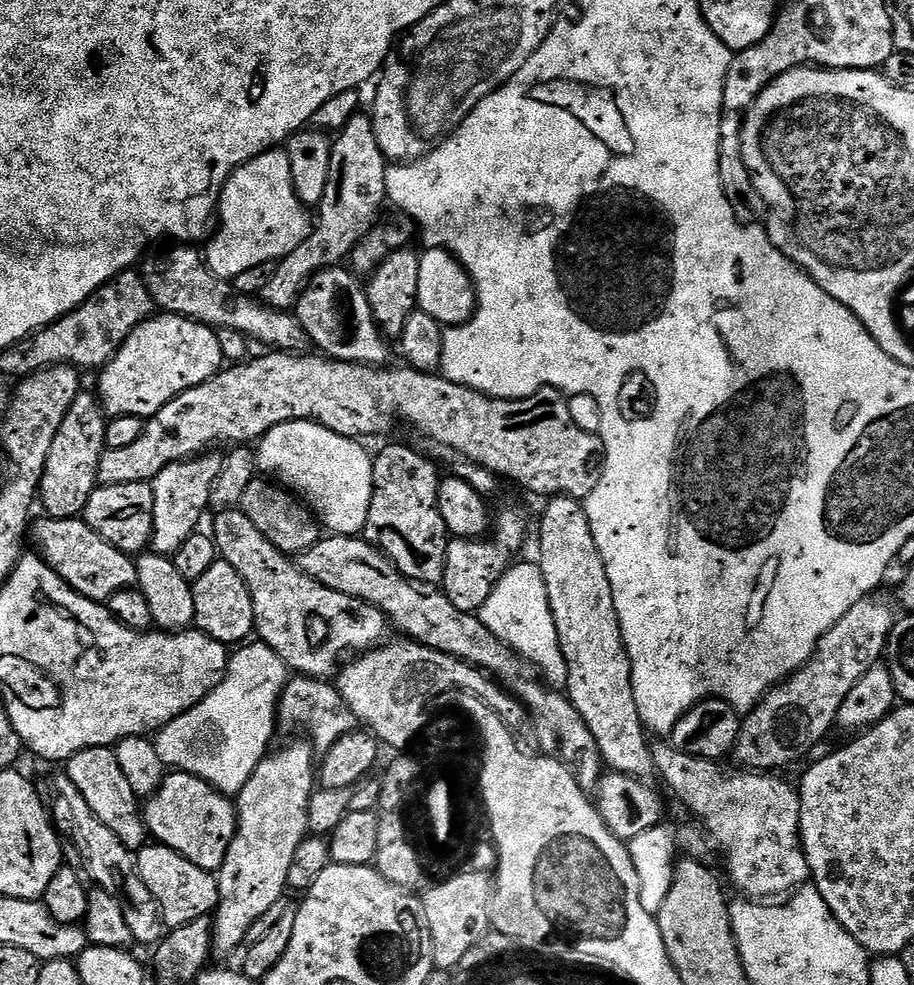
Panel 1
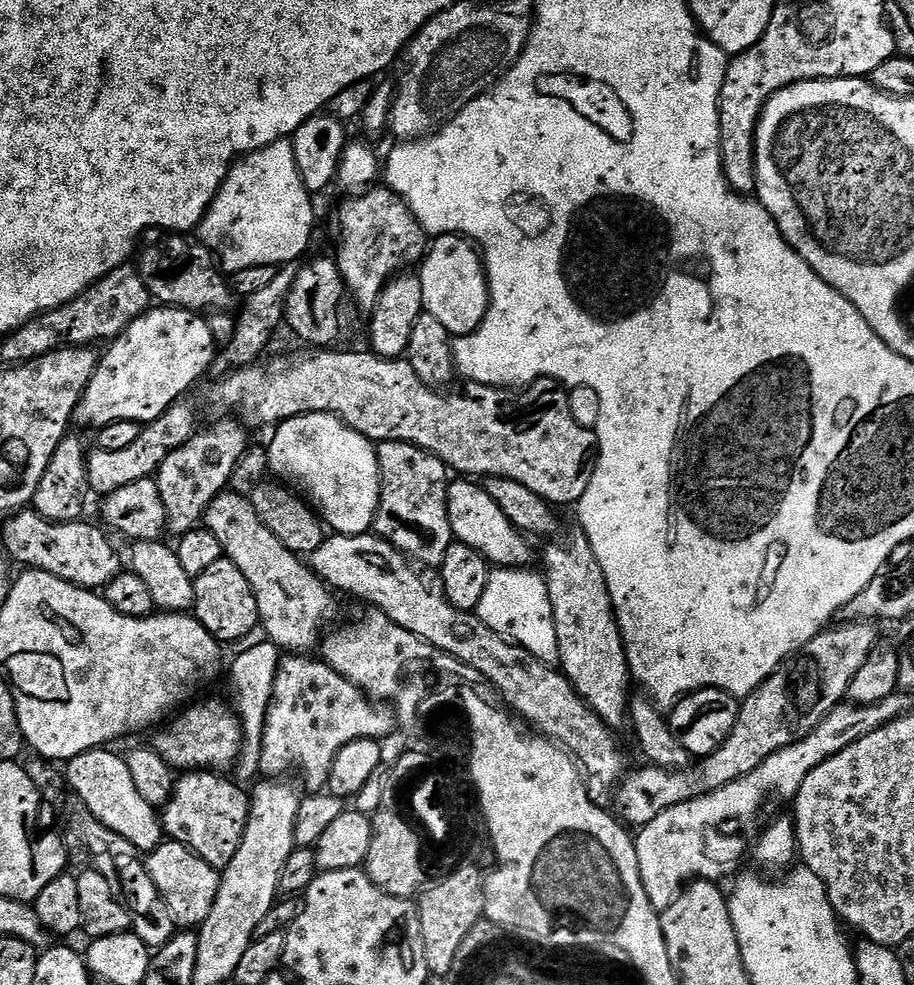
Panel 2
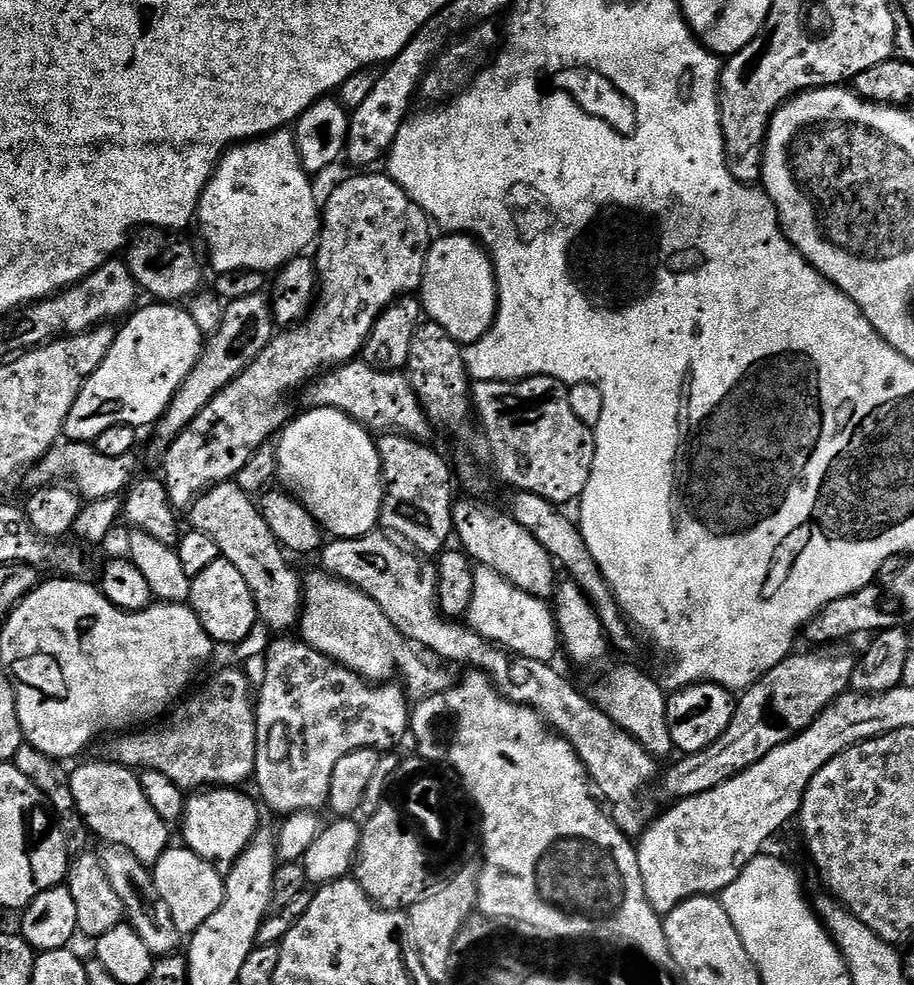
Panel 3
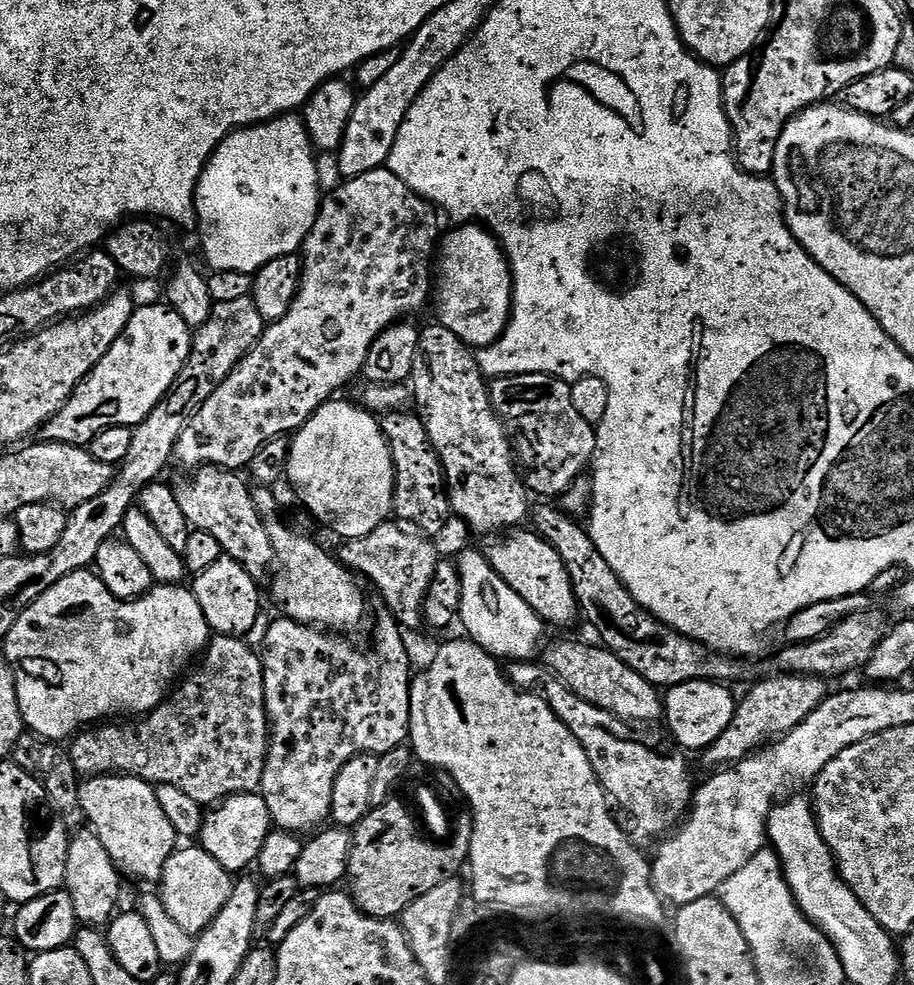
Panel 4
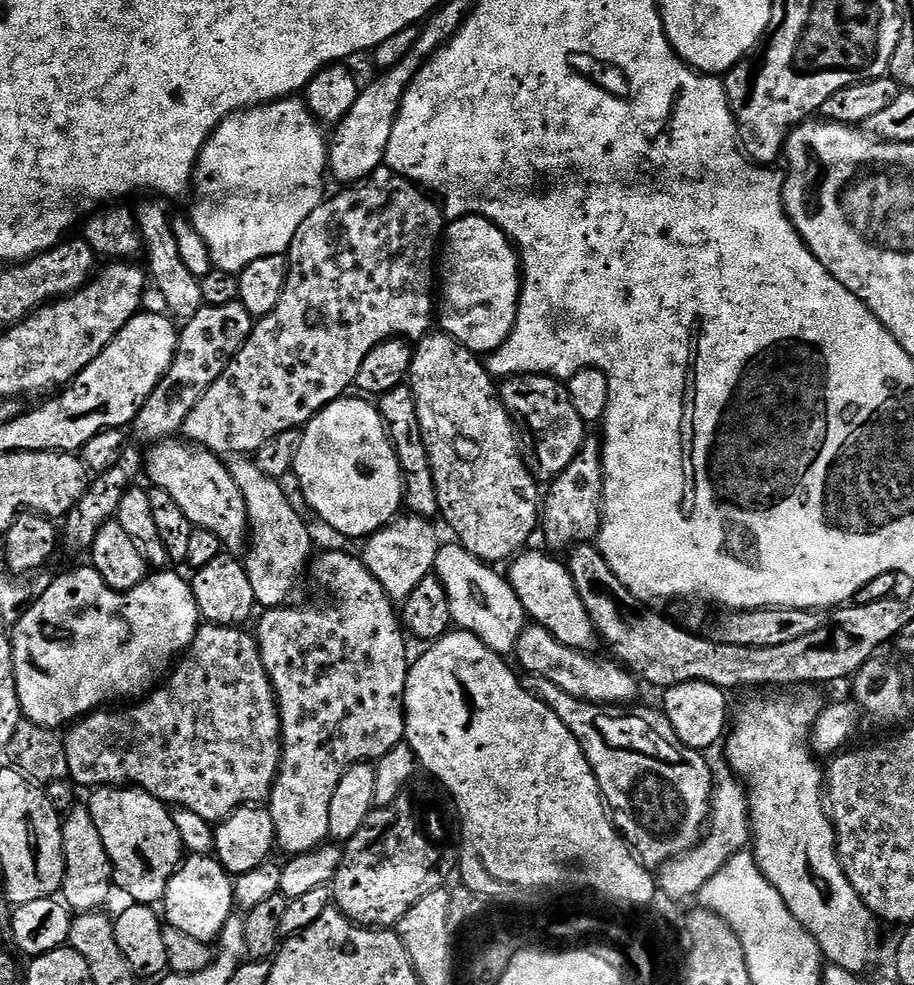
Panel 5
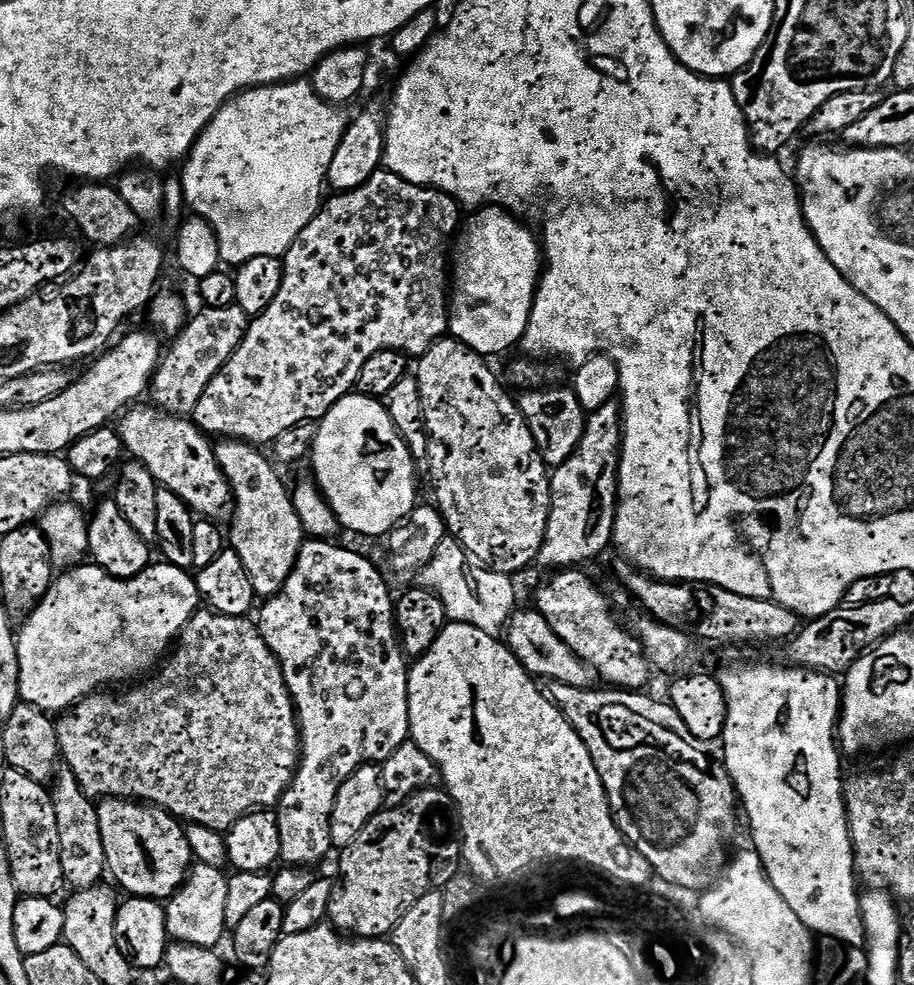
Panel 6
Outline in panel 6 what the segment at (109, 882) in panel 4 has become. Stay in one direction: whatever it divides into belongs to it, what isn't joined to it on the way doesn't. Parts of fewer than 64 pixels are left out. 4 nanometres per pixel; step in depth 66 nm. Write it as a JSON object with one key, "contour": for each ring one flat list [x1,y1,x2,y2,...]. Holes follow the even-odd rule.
{"contour":[[66,766,57,767,50,784,54,814,58,818,58,850,62,854,64,884,72,890,94,888,106,876,106,854,102,850,102,830,98,830,96,804,78,786,78,778]]}

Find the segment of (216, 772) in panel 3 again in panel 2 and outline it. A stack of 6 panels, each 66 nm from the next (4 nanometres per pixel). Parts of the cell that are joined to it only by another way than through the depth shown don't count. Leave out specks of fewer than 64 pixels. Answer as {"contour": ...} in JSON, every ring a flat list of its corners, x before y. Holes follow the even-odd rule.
{"contour":[[220,700,195,704,185,707,171,721,173,724,169,728,161,727,155,733,155,752,173,770,228,770,224,768,230,767,239,758,240,752,242,753,244,730,240,717]]}

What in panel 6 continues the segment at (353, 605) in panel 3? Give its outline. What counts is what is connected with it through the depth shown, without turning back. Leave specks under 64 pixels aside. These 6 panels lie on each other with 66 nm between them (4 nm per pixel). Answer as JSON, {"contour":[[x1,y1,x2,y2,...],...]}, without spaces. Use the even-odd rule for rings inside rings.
{"contour":[[224,438,215,445,216,461,232,487,234,511,231,513,231,551,242,558,246,574,250,574,250,586,254,586,257,597,277,596,294,568,298,550,304,544,306,535,298,512,292,501,293,493,284,485,276,473,277,465,263,456,259,447,242,440]]}

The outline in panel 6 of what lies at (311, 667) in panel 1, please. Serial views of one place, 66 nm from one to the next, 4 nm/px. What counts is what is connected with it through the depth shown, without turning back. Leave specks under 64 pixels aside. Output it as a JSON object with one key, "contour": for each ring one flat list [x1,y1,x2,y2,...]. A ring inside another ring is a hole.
{"contour":[[144,402,137,403,127,409,119,421,118,431,125,453,146,466,160,487,178,494,178,498,182,498,182,502,186,502,197,517,223,521,223,516,225,519,229,515,234,501,232,487,216,461,213,441,191,419,147,406]]}

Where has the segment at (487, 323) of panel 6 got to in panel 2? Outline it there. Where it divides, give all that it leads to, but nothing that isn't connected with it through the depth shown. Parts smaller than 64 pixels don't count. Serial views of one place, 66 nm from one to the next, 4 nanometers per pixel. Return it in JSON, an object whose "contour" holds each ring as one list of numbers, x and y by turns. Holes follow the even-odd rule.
{"contour":[[438,236,431,241,430,247,422,257,418,268,418,275,422,282,422,298,424,311,427,315,438,318,442,326,453,336,469,336,484,320,488,313,488,275,484,272,484,261,477,249,471,243,456,236]]}

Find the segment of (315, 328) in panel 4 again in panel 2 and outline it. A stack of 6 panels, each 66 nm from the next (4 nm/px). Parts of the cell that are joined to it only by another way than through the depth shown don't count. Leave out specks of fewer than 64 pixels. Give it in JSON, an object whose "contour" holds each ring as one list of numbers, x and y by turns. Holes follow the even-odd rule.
{"contour":[[373,186,367,192,345,200,348,201,340,208,340,245,336,248,336,256,334,255,334,268,343,287,345,284,352,291,353,298,364,310,371,310,393,276,411,269,408,268,411,264,416,266,421,263,426,251,426,233,407,202,387,186],[235,418,224,419,228,420,216,420,205,428,203,425,181,448,169,454,156,469,154,479,158,494,162,498,162,506,166,510,167,531,173,532,173,537,185,536,203,521,204,512,210,502,225,491,231,481,234,466,250,447,249,433,244,425]]}

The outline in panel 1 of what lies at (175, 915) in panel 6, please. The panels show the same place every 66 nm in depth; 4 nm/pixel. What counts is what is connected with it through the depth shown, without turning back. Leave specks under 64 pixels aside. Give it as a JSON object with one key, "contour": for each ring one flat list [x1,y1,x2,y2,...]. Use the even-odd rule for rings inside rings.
{"contour":[[145,843,135,853,136,873,146,882,146,890,156,900,160,908,160,919,169,929,186,926,186,922,194,922,194,918,209,915,220,900,220,886,217,877,211,872,194,866,182,854,170,850,165,844]]}

